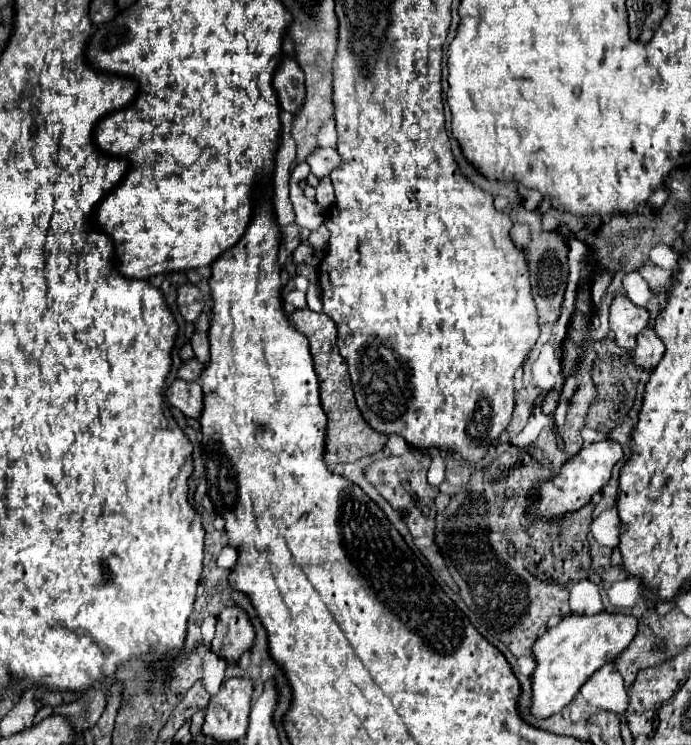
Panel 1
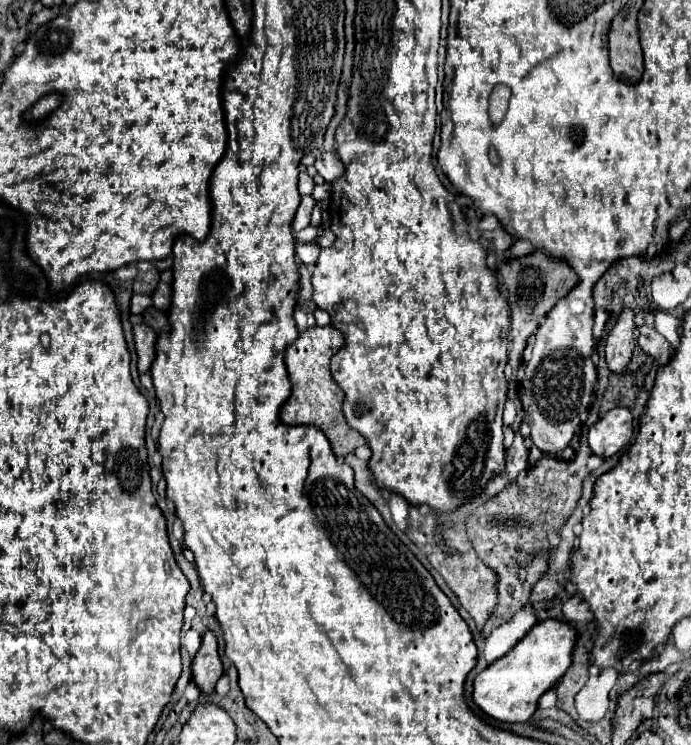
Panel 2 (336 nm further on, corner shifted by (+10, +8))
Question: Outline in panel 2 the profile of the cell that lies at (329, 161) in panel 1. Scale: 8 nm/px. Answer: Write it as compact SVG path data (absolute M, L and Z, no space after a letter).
M322 151L318 157L316 157L316 163L314 167L318 169L318 173L324 177L326 183L332 183L334 179L338 179L342 173L344 173L344 165L340 161L340 157L336 153L326 153Z

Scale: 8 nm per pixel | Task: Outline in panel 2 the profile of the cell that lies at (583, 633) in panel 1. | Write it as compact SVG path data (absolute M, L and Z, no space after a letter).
M546 619L536 623L530 633L518 641L518 645L488 665L474 677L472 701L492 719L502 723L524 723L538 709L538 699L544 691L552 689L556 681L566 673L572 663L576 631L562 621Z

